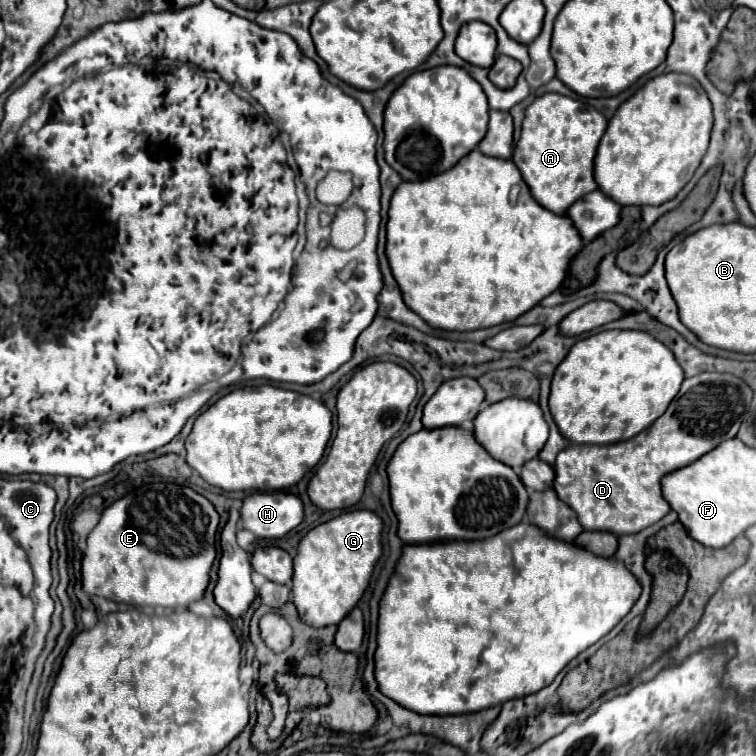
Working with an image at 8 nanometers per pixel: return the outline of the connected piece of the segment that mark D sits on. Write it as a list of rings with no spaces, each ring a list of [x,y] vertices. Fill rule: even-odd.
[[[729,373],[689,377],[683,381],[669,409],[639,435],[617,445],[581,445],[585,463],[577,455],[577,445],[563,449],[553,467],[553,489],[577,513],[585,531],[609,531],[613,535],[637,533],[671,511],[661,495],[661,477],[697,461],[721,441],[733,439],[751,405],[751,397],[751,387]],[[707,401],[711,403],[701,407]]]

